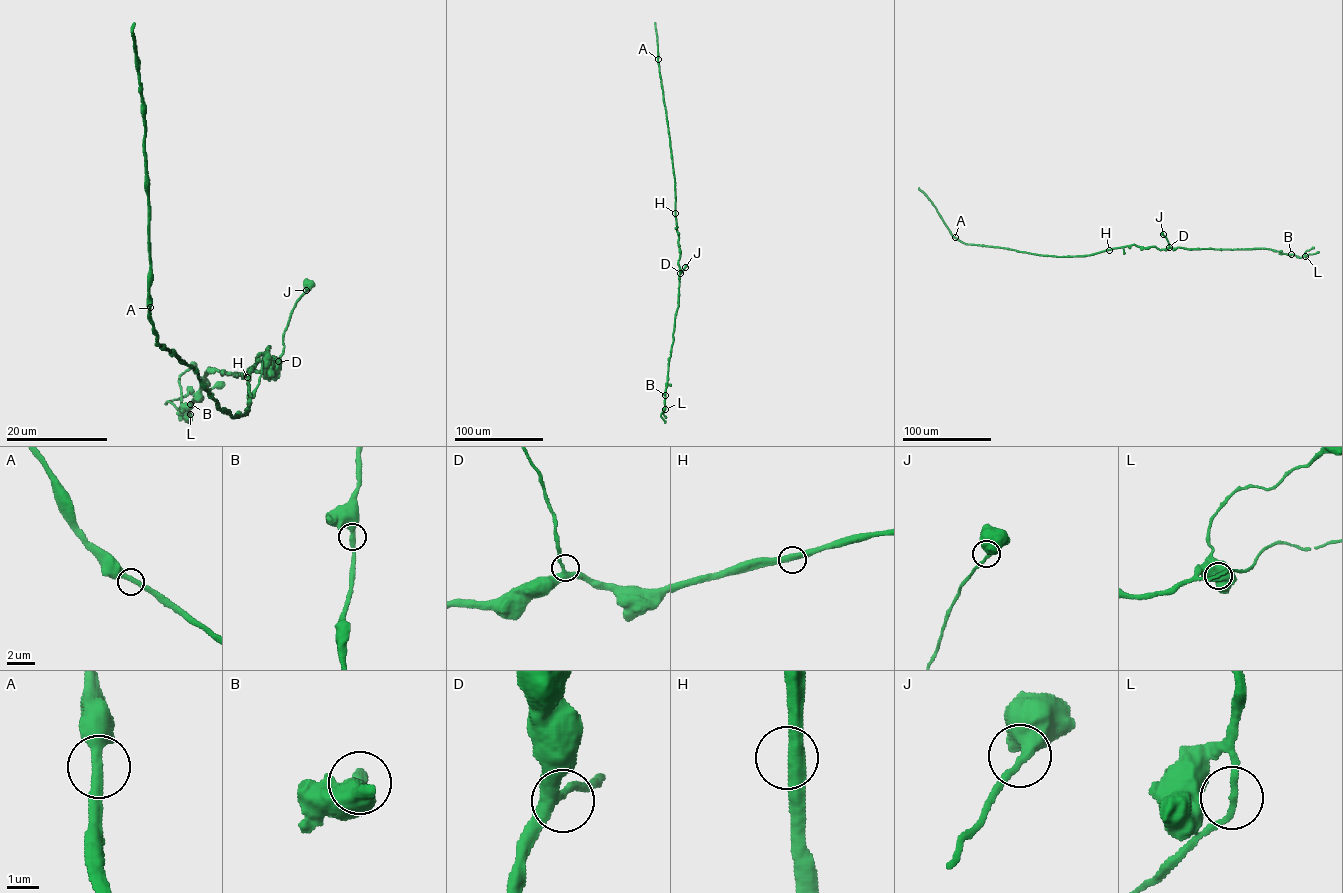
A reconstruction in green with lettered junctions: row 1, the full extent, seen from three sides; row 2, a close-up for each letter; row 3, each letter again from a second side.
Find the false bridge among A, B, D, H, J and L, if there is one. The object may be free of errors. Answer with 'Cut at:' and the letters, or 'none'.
Cut at: none

